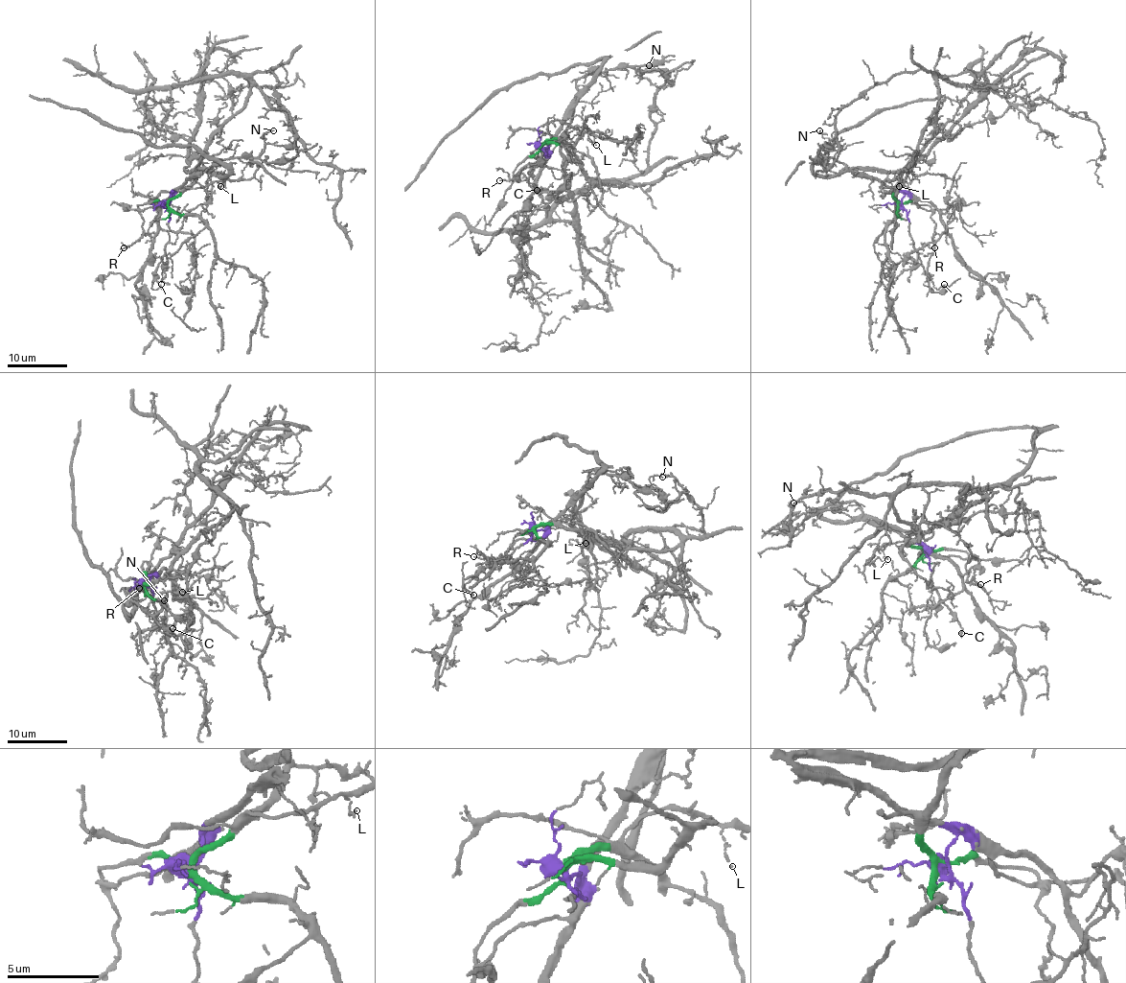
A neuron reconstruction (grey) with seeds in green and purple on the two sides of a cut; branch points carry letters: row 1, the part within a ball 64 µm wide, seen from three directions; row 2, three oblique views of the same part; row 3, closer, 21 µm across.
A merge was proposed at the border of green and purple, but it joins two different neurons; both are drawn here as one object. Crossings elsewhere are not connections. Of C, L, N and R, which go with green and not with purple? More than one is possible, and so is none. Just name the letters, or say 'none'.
L, R

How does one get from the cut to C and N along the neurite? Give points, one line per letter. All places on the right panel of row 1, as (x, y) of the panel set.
C: (899, 204), (907, 212), (912, 242), (925, 273), (936, 290), (944, 284)
N: (899, 204), (902, 193), (832, 158), (821, 156), (827, 150), (829, 139), (820, 129)

